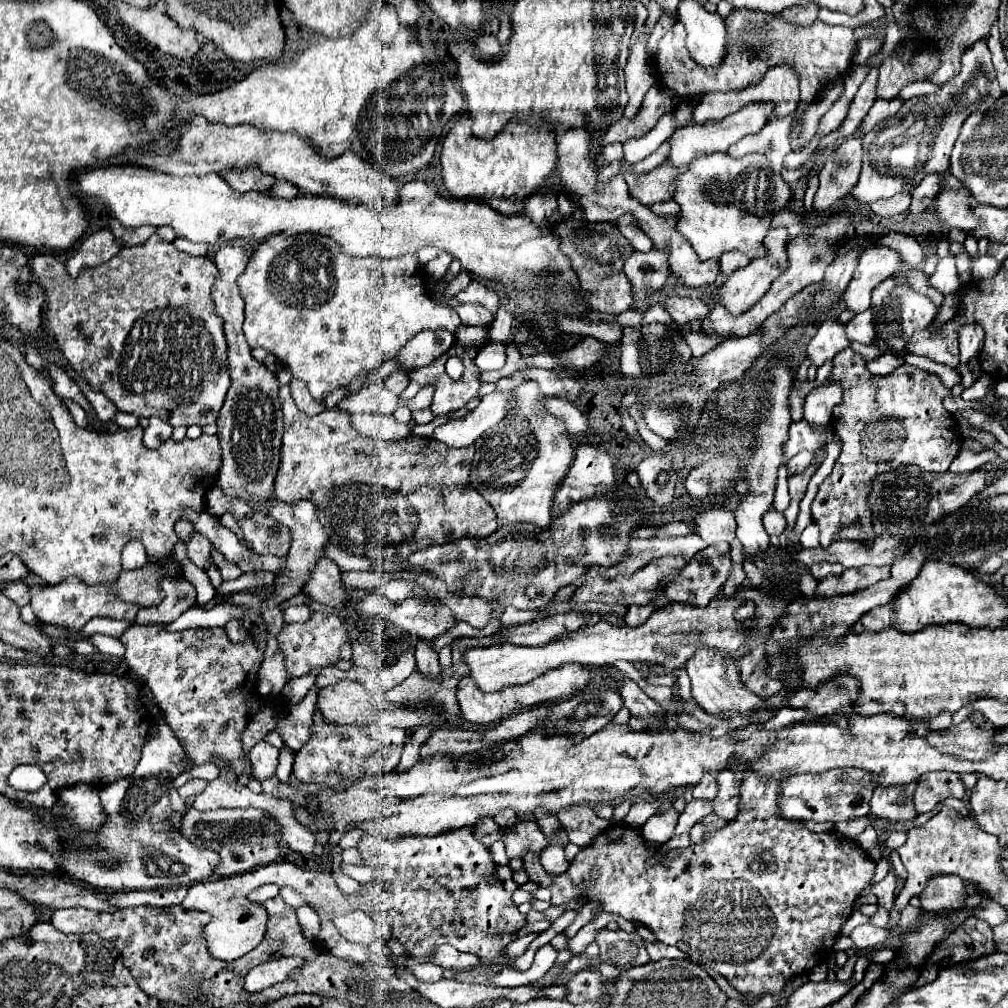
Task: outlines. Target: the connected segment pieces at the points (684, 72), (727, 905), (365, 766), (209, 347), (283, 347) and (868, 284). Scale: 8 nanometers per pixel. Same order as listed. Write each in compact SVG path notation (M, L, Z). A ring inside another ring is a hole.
M734 11L726 19L728 29L728 55L722 65L714 69L702 69L702 65L694 63L686 49L686 29L678 21L662 39L656 55L658 71L664 73L664 85L676 91L680 97L694 97L710 91L734 91L748 85L756 85L762 75L774 65L790 65L800 77L802 101L798 105L798 113L806 111L806 107L818 97L818 93L842 77L852 65L852 57L858 49L858 39L848 27L834 27L822 21L814 21L810 27L796 27L782 17L758 17L758 13Z
M748 773L742 781L742 793L740 793L740 807L750 807L750 817L746 821L738 821L738 819L732 819L726 827L722 827L720 831L714 831L714 833L708 833L706 839L698 845L690 845L686 849L678 849L681 851L681 858L677 851L664 855L648 849L648 845L644 843L644 839L638 835L638 831L634 829L624 829L624 827L616 827L616 829L606 829L602 831L594 843L588 847L588 849L582 849L578 853L578 857L570 863L570 869L558 877L550 877L546 875L546 871L542 869L540 865L540 859L534 857L534 853L528 853L524 857L524 865L526 865L526 873L530 875L530 879L542 887L548 887L552 891L552 905L564 905L568 903L570 899L582 895L582 897L598 897L602 899L602 905L604 905L604 911L610 911L610 913L616 913L616 915L622 915L624 919L628 921L640 921L642 925L646 925L650 931L654 931L656 939L660 943L666 943L666 945L674 945L678 947L680 951L684 951L686 955L690 955L694 961L698 963L704 963L706 967L712 967L714 971L718 971L734 989L738 989L740 993L754 993L754 995L778 995L786 981L790 977L796 977L796 975L804 975L808 973L816 963L824 963L828 957L830 957L830 951L832 951L832 945L836 943L836 937L842 929L842 925L846 923L848 915L852 915L852 907L854 907L854 901L856 897L870 885L870 879L872 879L872 859L858 847L856 841L832 831L832 833L812 833L808 829L802 827L802 821L786 821L786 819L780 819L776 817L772 811L778 811L778 781L780 777L776 779L766 779L766 777L760 777L756 773Z
M320 711L314 713L314 725L310 731L312 731L310 741L296 753L294 773L302 783L314 781L318 785L326 783L326 773L330 771L342 773L342 777L362 777L362 773L374 773L374 775L390 773L398 767L398 761L400 761L398 755L402 755L402 747L404 747L402 743L406 741L406 731L402 729L386 727L386 735L372 735L368 725L360 727L360 725L326 723Z
M152 235L146 243L136 245L136 247L124 247L116 257L112 257L108 263L96 265L96 267L84 267L80 271L80 275L74 279L68 275L68 271L64 269L64 265L54 257L54 255L38 255L32 261L32 273L38 277L40 285L46 291L46 313L44 313L44 321L48 325L48 329L52 331L56 343L60 345L64 357L70 361L70 367L88 383L88 387L92 391L104 393L116 407L118 411L124 413L132 413L136 417L158 417L174 427L184 425L210 425L216 421L218 411L222 409L222 401L226 397L226 391L230 387L230 375L226 369L226 339L224 339L224 331L222 331L222 317L216 315L214 309L214 301L210 297L212 285L218 277L216 265L210 257L194 257L188 253L178 251L172 243L160 239L158 235Z
M304 233L304 235L274 235L256 247L246 271L237 279L246 301L244 335L250 347L262 347L276 355L278 361L306 383L314 399L326 397L336 387L348 385L356 375L376 369L380 363L398 357L400 349L420 331L448 329L452 335L464 325L452 309L438 307L430 295L426 295L424 281L418 275L396 275L388 271L374 271L366 259L354 259L344 255L340 247L328 237Z
M876 245L874 249L866 249L858 259L856 273L844 291L842 301L854 313L870 309L870 293L872 289L884 281L886 277L896 277L900 273L902 255L896 249L886 245Z

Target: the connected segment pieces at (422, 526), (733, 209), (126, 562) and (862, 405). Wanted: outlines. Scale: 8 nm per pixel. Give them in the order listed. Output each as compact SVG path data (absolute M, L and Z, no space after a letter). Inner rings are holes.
M282 385L280 393L278 393L280 401L282 401L282 413L284 413L284 439L282 439L282 461L280 461L280 469L278 469L278 477L274 483L274 499L278 501L298 501L298 499L310 499L316 507L316 517L318 521L324 525L330 541L340 547L342 551L346 551L348 555L356 555L356 557L368 557L368 559L382 559L386 549L388 549L388 557L394 555L395 558L408 559L408 555L412 555L418 549L424 549L428 546L441 545L447 541L457 541L462 537L488 537L496 531L496 513L494 509L486 503L486 499L470 485L470 465L472 465L472 457L474 457L474 447L464 447L464 449L452 449L440 441L434 441L430 437L416 437L410 435L404 441L398 443L390 443L388 447L380 447L374 439L362 437L350 423L350 413L340 411L340 409L326 409L314 417L306 415L304 411L300 411L290 395L290 387Z
M728 153L698 155L688 171L678 177L674 201L682 207L676 229L684 235L700 259L714 259L726 251L744 253L758 259L768 253L764 237L770 231L772 215L784 211L790 201L790 185L772 169L766 155L746 155L734 159Z
M130 541L122 551L122 567L124 569L138 569L144 563L148 563L144 545L140 541Z
M848 347L834 357L827 382L839 383L844 397L842 403L834 407L834 431L842 439L842 455L838 457L832 473L820 485L812 503L814 521L820 525L822 547L828 547L834 535L838 535L854 521L860 521L864 531L874 535L868 495L878 473L906 465L918 465L922 471L944 473L948 471L964 441L960 429L954 429L954 417L942 405L944 397L950 395L950 389L944 387L940 377L934 373L912 365L900 365L890 375L872 375L866 369L866 361ZM882 417L898 417L898 421L886 421L884 427ZM842 487L844 495L850 495L852 505L842 505Z

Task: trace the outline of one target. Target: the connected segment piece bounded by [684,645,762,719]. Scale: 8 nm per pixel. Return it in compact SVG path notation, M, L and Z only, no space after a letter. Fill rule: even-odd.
M700 645L694 651L694 655L686 661L684 669L688 671L692 681L694 701L698 701L698 705L702 705L706 713L714 717L746 717L746 713L754 713L754 709L762 705L762 699L744 687L740 679L740 669L732 655L722 655L718 649Z

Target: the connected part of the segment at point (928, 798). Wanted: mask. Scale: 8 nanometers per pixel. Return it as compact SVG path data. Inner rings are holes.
M926 773L922 781L918 781L916 797L914 797L914 807L918 813L930 811L934 805L942 803L946 797L956 797L956 799L966 799L966 787L956 773Z

